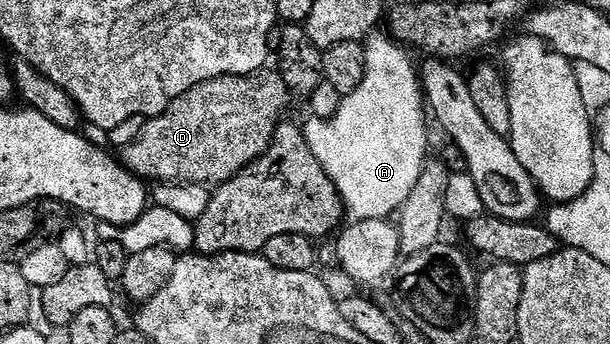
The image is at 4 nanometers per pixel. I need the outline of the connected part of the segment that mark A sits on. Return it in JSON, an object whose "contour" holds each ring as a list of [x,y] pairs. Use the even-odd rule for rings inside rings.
{"contour":[[[370,37],[365,46],[363,84],[342,97],[341,107],[334,118],[310,117],[309,123],[303,126],[307,144],[311,152],[315,152],[315,160],[319,160],[323,172],[335,184],[346,211],[350,215],[357,214],[353,216],[359,216],[360,220],[388,219],[400,211],[423,172],[427,161],[425,153],[429,150],[429,130],[425,127],[427,107],[418,67],[415,62],[413,66],[412,60],[404,54],[406,51],[393,38],[377,37]]]}

